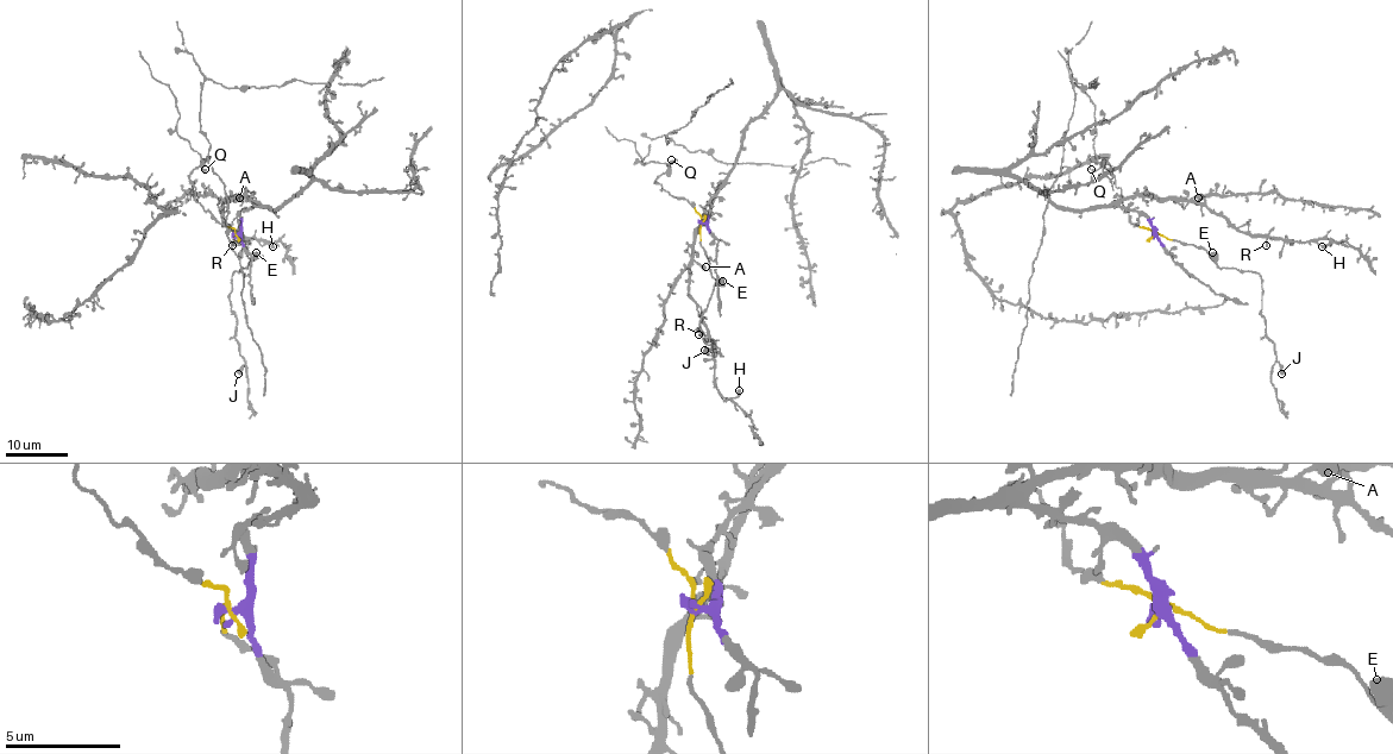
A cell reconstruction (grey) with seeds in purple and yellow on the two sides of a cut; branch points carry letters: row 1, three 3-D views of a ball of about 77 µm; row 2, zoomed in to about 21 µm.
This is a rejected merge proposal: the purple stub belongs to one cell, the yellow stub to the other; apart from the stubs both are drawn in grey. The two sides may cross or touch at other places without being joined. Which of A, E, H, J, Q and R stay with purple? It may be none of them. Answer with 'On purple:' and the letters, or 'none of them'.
On purple: A, H, R

